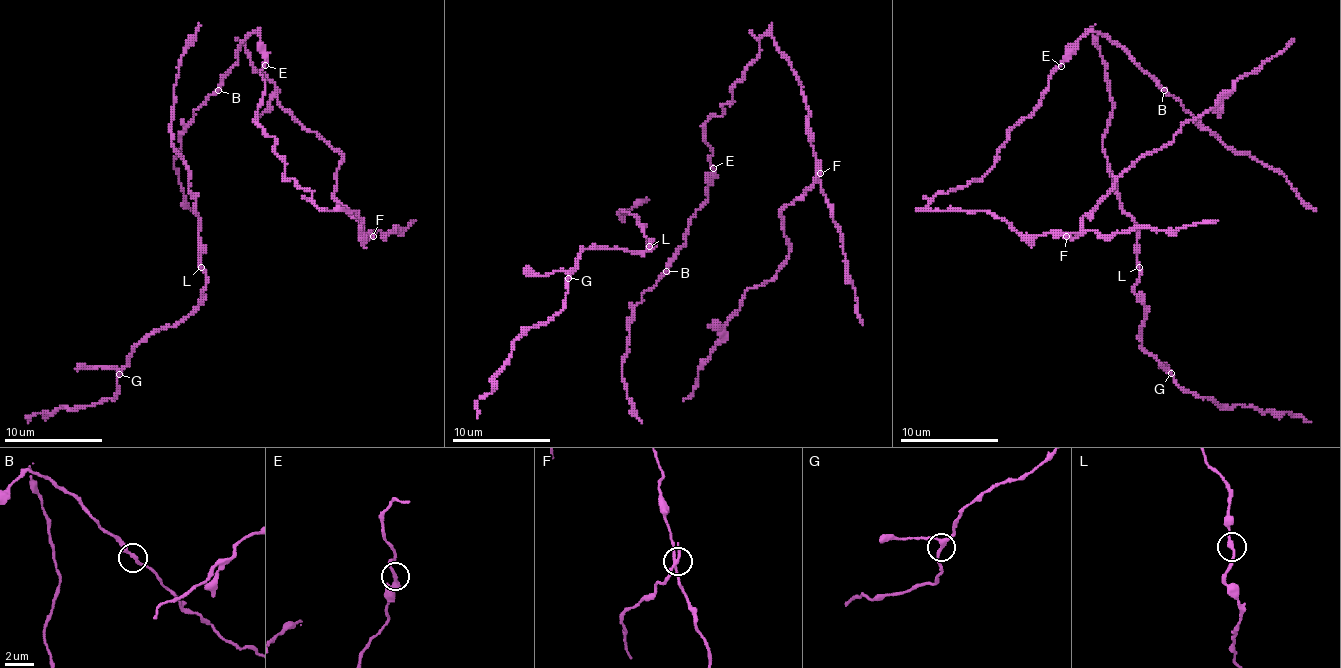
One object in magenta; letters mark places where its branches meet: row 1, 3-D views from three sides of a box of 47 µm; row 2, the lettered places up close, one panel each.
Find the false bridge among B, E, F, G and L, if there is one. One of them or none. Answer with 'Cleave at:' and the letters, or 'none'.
Cleave at: F

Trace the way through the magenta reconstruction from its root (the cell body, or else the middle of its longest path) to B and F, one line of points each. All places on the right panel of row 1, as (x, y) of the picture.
B: (1058, 63), (1083, 36), (1090, 31), (1100, 31), (1115, 41), (1164, 90)
F: (1058, 63), (994, 166), (938, 193), (928, 208), (987, 211), (1024, 235), (1066, 235)

